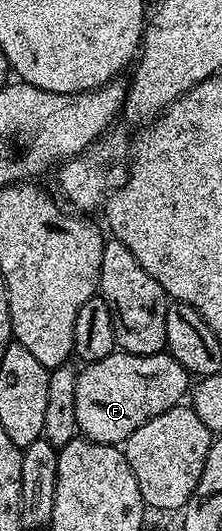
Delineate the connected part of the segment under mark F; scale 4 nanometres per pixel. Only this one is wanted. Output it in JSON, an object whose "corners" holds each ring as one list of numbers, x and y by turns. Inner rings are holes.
{"corners":[[114,352,80,367,75,384,75,420,78,431,91,442,124,444,147,420,182,405,191,390,191,376,167,352]]}

